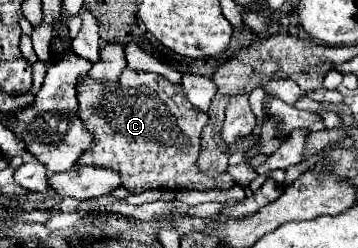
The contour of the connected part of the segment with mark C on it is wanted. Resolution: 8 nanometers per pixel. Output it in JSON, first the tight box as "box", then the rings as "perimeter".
{"box":[78,69,234,193],"perimeter":[[[124,69],[120,75],[122,87],[104,87],[102,83],[80,77],[78,83],[78,103],[80,103],[80,117],[84,125],[96,135],[96,147],[86,151],[80,159],[82,165],[106,167],[114,169],[122,175],[122,185],[132,193],[140,193],[146,189],[230,189],[234,187],[234,179],[230,173],[220,175],[206,175],[198,167],[198,157],[202,153],[202,129],[208,125],[210,117],[198,109],[194,109],[182,95],[182,87],[170,85],[164,77],[144,71]]]}

